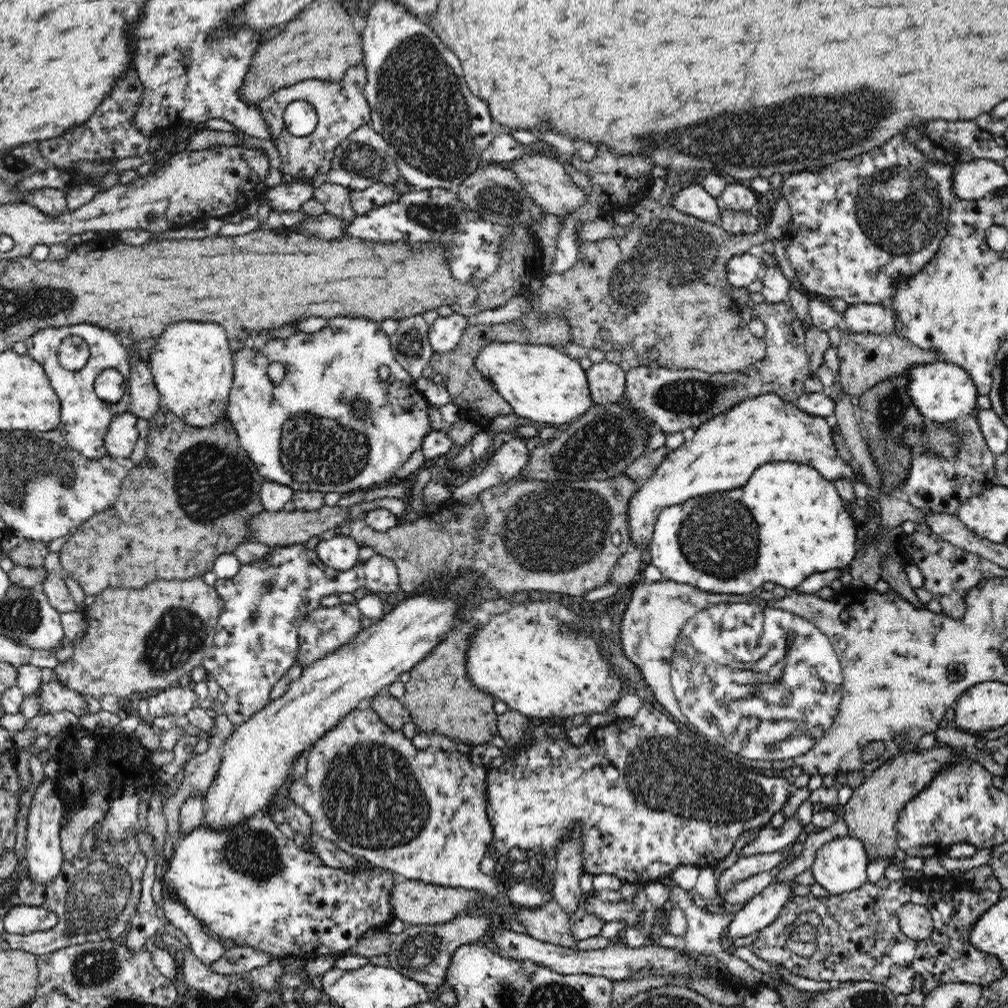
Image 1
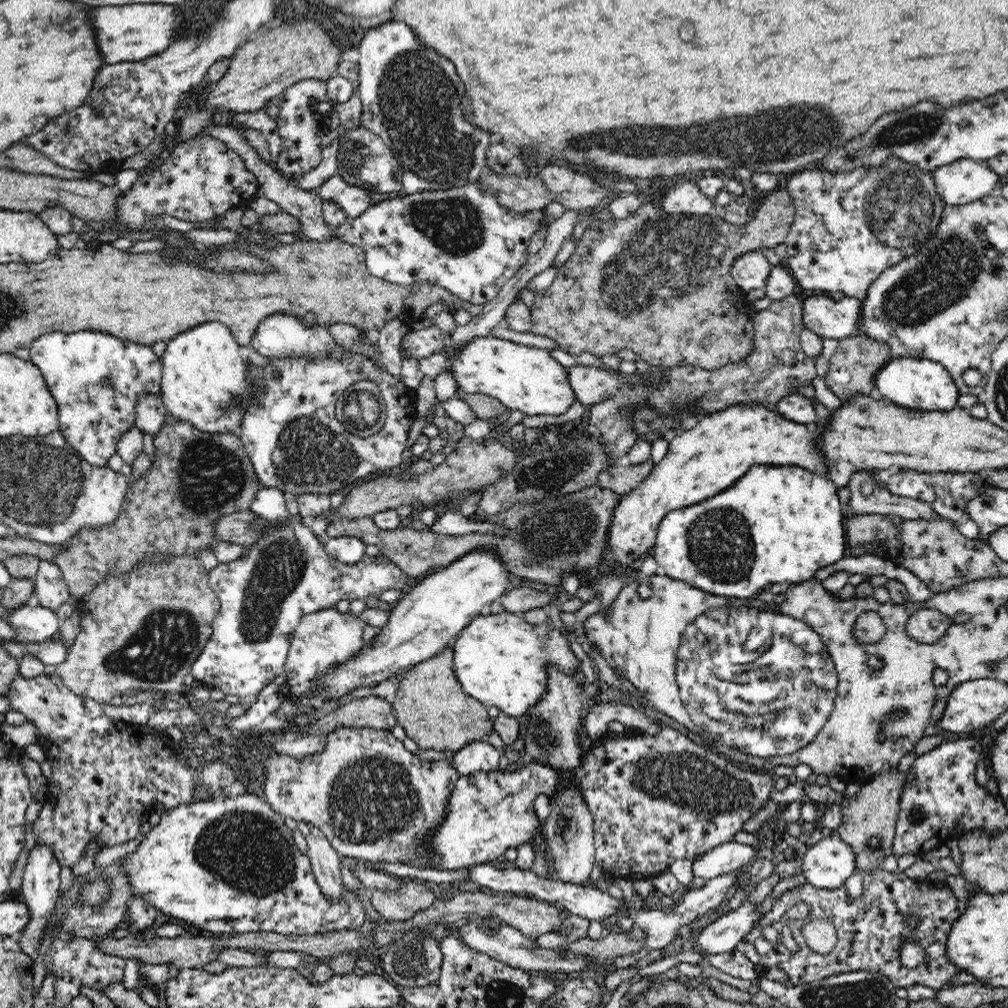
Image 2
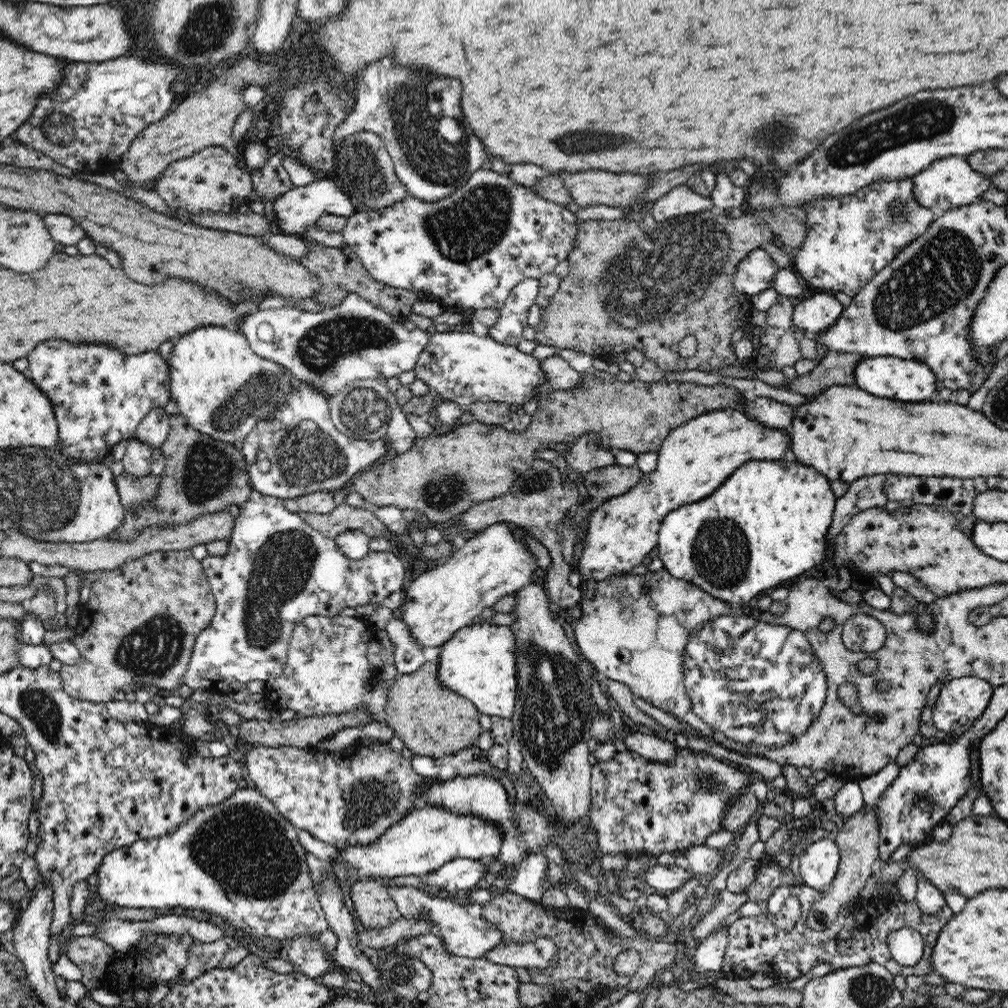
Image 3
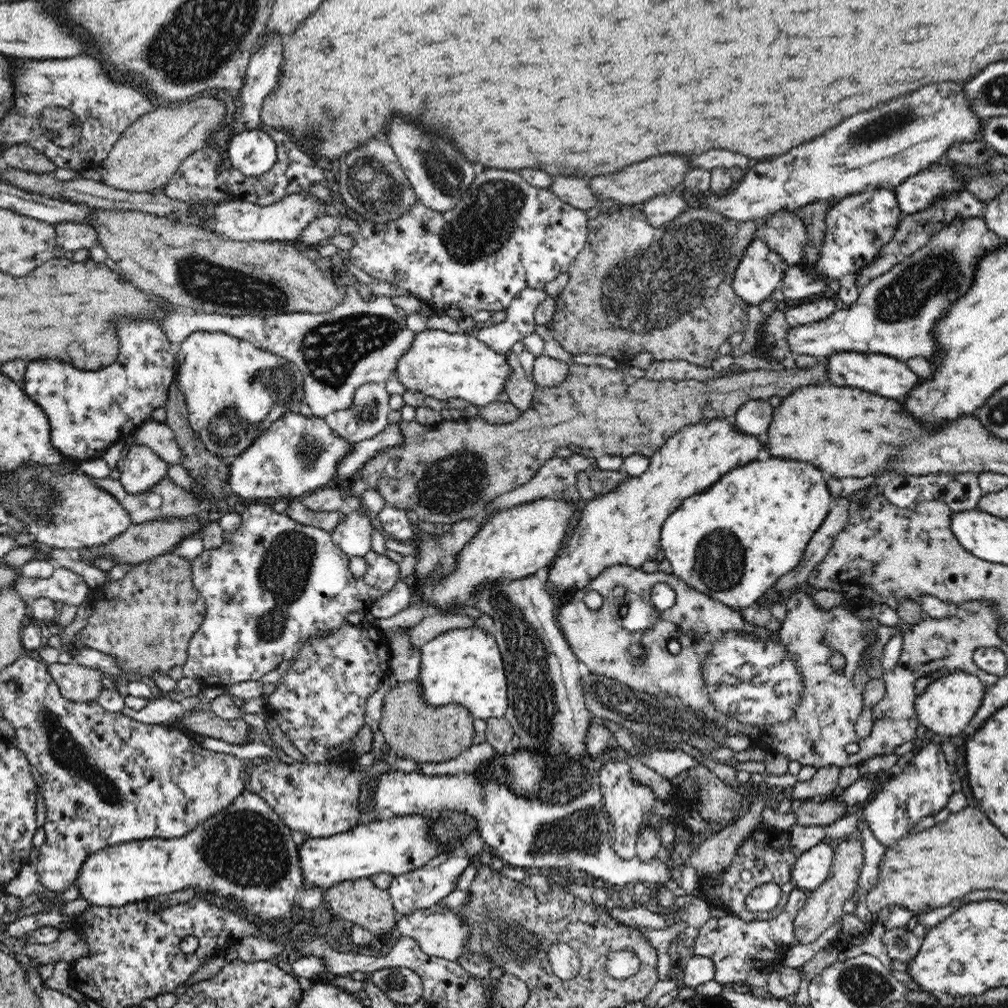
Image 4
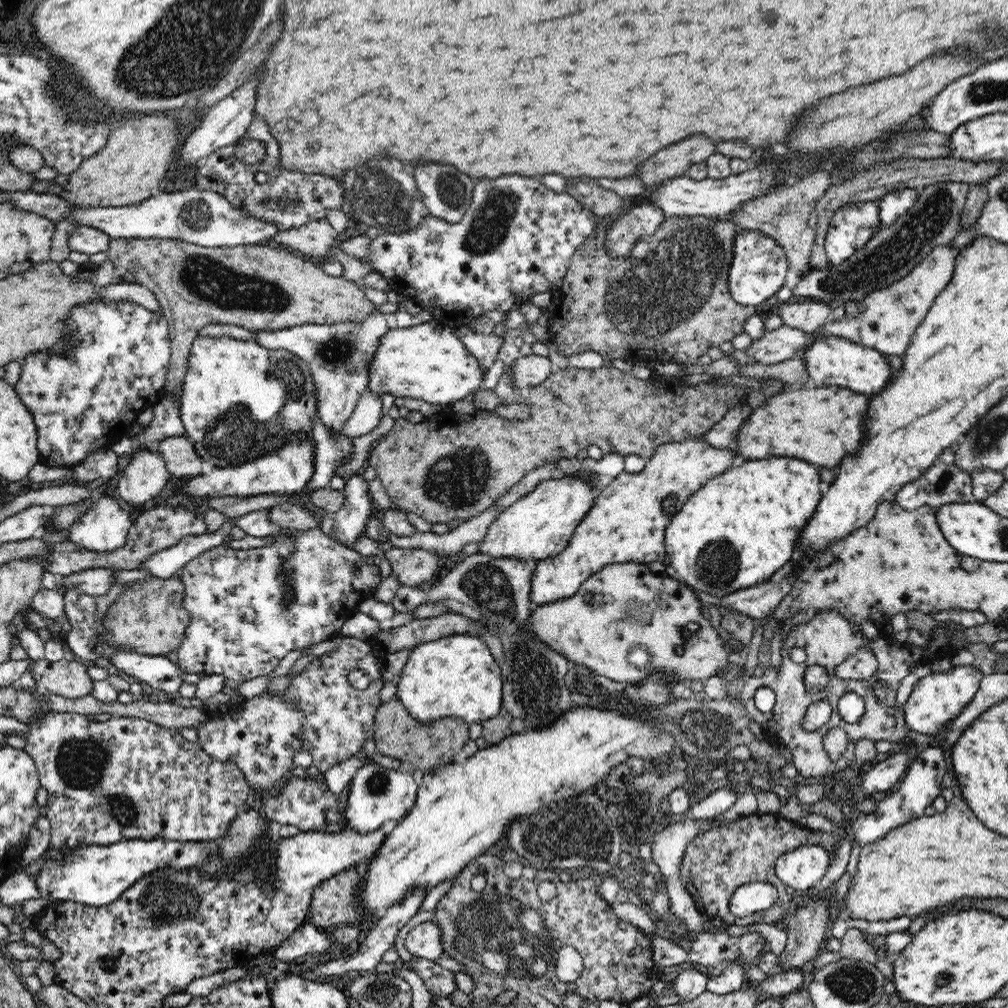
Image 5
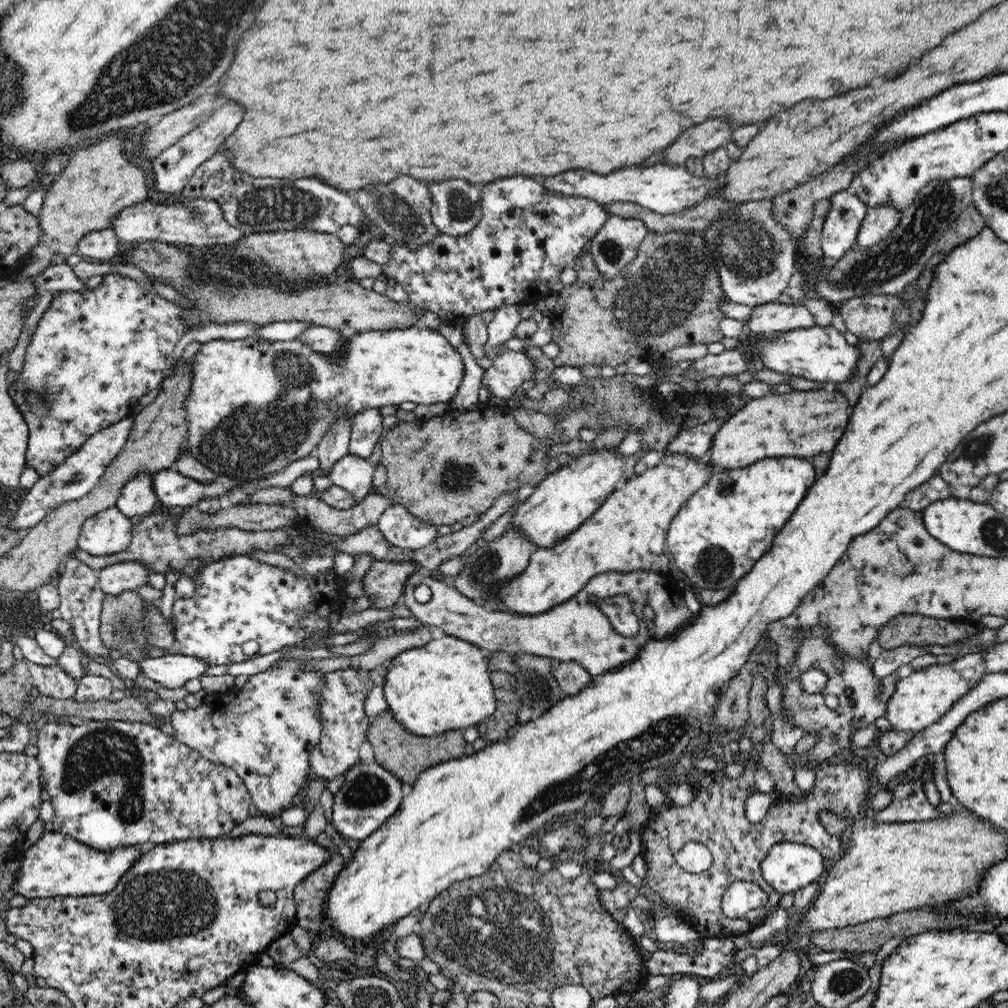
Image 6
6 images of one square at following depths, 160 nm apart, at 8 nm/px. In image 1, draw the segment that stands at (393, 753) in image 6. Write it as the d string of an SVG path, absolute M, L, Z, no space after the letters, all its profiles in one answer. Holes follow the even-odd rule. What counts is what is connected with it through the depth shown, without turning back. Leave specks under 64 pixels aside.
M465 622L447 632L445 639L432 652L410 670L410 680L405 684L405 694L401 699L410 711L411 722L418 734L427 733L435 740L447 737L468 745L492 742L497 733L497 715L494 711L495 699L475 688L467 677L466 650L468 640L475 626Z

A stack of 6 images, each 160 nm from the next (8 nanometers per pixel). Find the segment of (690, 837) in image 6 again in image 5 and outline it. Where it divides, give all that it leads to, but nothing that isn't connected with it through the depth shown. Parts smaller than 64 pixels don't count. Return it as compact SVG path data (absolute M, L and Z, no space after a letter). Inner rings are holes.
M721 814L713 818L704 818L712 826L698 830L698 834L686 844L682 862L680 862L680 883L692 895L694 902L707 918L722 919L727 924L774 924L789 916L795 905L786 893L786 886L774 873L774 862L784 852L800 846L818 845L825 848L832 856L836 854L839 835L823 829L811 829L774 814L754 814L740 816L730 822L721 822ZM753 882L765 882L774 885L780 892L780 902L765 910L736 917L730 913L728 902L737 886Z

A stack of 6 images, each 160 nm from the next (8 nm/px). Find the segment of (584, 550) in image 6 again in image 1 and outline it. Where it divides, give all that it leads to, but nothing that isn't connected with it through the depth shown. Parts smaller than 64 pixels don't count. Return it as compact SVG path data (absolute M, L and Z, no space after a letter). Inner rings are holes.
M766 393L754 398L748 398L738 402L722 414L718 414L700 424L695 429L692 440L684 441L684 444L676 450L670 451L665 460L658 465L652 476L640 487L628 500L628 529L630 529L630 543L632 547L648 550L653 537L653 527L658 515L670 506L682 504L698 496L710 494L710 492L724 492L732 488L740 488L748 482L752 472L756 468L769 463L799 463L815 468L826 480L835 481L840 478L848 482L848 490L860 498L869 497L868 485L865 481L856 481L854 469L850 467L836 452L832 444L830 426L825 418L806 414L806 411L798 409L793 402L783 401L776 393Z

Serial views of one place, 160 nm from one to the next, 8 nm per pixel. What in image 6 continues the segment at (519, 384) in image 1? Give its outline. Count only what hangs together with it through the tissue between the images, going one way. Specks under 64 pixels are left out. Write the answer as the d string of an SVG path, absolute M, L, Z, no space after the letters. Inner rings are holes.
M423 326L392 331L352 332L350 336L343 335L340 348L330 354L322 354L300 339L272 341L256 335L240 340L218 339L201 344L192 363L193 379L186 401L189 452L217 475L248 481L268 478L293 462L309 457L332 423L344 417L352 422L357 414L366 409L399 407L403 402L415 402L418 405L447 402L454 398L464 376L464 361L459 351L450 346L438 331ZM266 366L274 368L284 385L278 394L282 398L272 408L270 404L258 406L258 400L264 398Z

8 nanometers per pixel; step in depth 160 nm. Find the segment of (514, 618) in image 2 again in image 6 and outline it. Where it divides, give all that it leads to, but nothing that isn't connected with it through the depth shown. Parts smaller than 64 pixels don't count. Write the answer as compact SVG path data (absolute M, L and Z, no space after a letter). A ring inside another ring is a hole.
M445 635L432 639L424 646L408 648L385 665L387 670L383 694L394 719L415 736L434 737L450 730L464 731L477 727L489 718L497 708L495 691L489 676L489 660L480 653L479 647L468 641Z

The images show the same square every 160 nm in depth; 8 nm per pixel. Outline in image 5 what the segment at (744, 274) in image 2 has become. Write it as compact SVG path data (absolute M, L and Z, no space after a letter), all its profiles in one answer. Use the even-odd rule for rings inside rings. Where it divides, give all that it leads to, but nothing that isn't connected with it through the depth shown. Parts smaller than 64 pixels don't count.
M738 230L733 241L733 260L728 270L728 290L741 305L764 307L770 296L778 295L790 274L786 251L771 236L758 230Z

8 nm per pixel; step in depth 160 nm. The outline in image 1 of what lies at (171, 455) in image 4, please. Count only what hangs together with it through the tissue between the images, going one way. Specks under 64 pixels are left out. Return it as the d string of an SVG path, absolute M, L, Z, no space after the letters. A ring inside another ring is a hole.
M136 359L129 378L129 397L131 398L130 412L136 418L149 420L162 406L160 393L156 388L153 374L146 363Z

